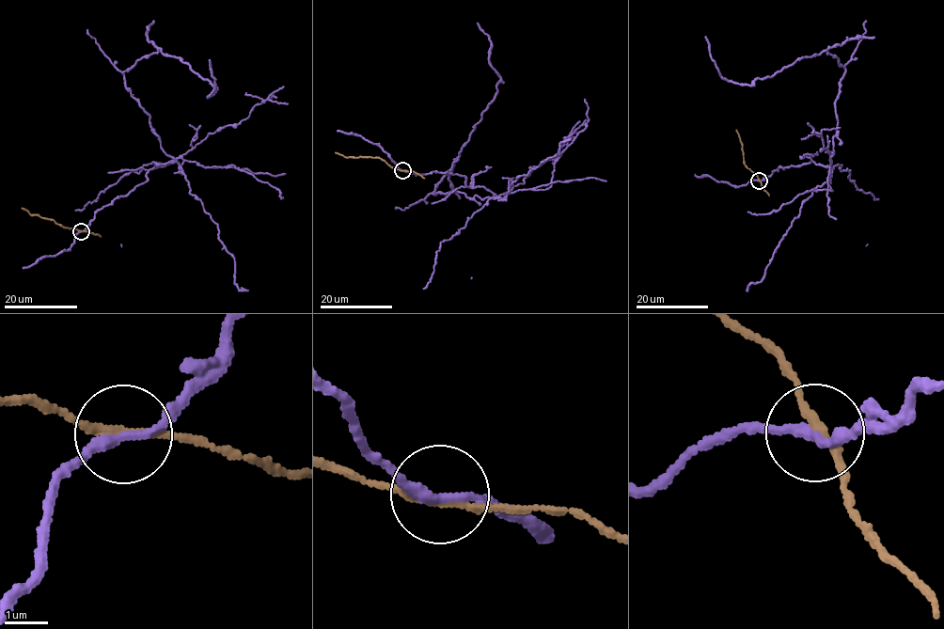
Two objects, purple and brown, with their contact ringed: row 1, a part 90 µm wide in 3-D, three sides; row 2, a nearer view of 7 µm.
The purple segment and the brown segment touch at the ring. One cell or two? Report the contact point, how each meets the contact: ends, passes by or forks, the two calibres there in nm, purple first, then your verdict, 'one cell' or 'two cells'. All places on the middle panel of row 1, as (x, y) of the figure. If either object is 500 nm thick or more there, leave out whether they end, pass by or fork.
(402, 170) | purple passes by | brown passes by | 220/170 nm | two cells

